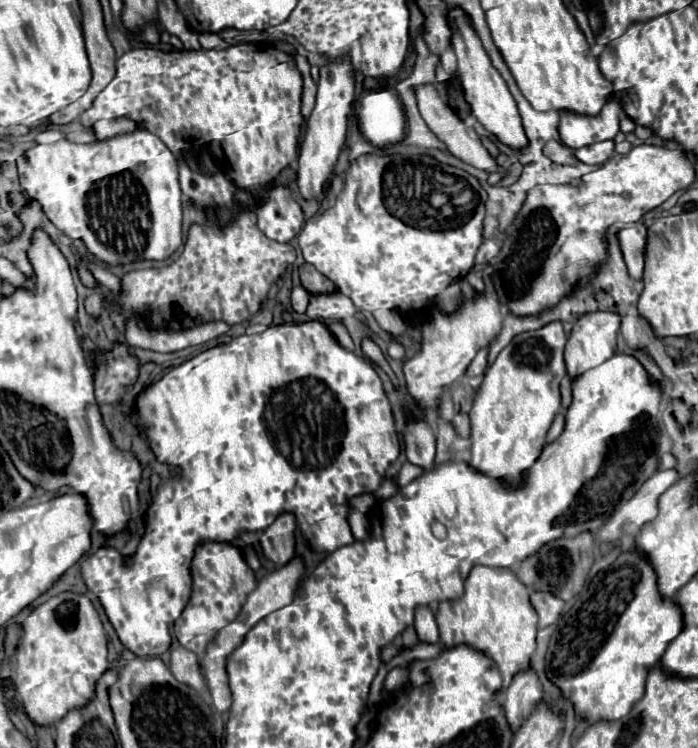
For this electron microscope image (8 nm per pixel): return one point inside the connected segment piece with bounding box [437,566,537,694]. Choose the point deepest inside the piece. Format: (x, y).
(494, 615)

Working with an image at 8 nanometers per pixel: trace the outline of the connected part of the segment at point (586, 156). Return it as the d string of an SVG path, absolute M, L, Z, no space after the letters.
M605 140L605 142L597 142L597 144L591 144L591 146L585 146L585 148L579 148L575 152L575 158L581 160L583 164L593 164L593 166L599 166L599 164L605 164L611 154L613 154L613 140Z

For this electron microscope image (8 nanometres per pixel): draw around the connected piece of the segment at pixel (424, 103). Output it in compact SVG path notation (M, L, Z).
M417 84L417 86L413 88L413 92L415 92L417 106L419 106L419 112L421 112L423 120L425 120L425 124L429 126L429 130L431 130L441 142L447 144L447 148L449 148L449 152L451 152L453 156L461 158L463 162L467 162L467 164L471 164L471 166L475 166L475 168L487 170L487 172L497 172L497 170L501 170L501 168L495 164L495 160L489 156L489 152L483 148L481 138L475 134L475 130L469 128L469 126L465 126L465 122L457 116L457 112L441 98L439 90L435 88L435 84Z

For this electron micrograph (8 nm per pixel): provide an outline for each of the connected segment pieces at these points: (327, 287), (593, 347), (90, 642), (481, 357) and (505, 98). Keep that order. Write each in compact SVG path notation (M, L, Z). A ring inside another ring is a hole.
M303 264L299 268L299 278L301 278L301 286L309 292L309 294L333 294L337 288L335 284L325 278L321 272L317 272L311 264Z
M591 312L573 324L565 346L565 366L571 380L615 354L619 322L615 312Z
M63 592L59 596L49 598L41 606L37 606L23 622L23 638L17 648L17 668L15 668L15 678L13 686L15 692L21 700L21 706L29 720L39 726L39 728L51 728L59 720L65 718L67 712L71 710L81 710L85 704L95 696L95 682L107 672L109 662L107 662L107 638L103 624L99 620L97 610L93 608L91 600L73 594L73 592ZM77 674L77 680L85 680L81 688L73 686L73 676Z
M483 348L483 350L475 356L475 360L473 360L473 364L469 366L467 374L469 374L469 376L479 376L479 374L483 374L485 370L487 370L487 348Z
M451 8L449 10L449 24L453 28L453 38L451 38L451 44L453 44L453 50L457 54L457 76L463 84L463 90L465 90L465 100L471 104L471 112L473 116L505 146L509 146L511 150L523 150L529 146L529 140L525 136L525 130L523 130L523 124L521 124L521 114L519 114L519 108L517 108L517 102L513 100L505 80L501 78L501 74L493 68L487 52L483 50L469 18L457 10L457 8Z

